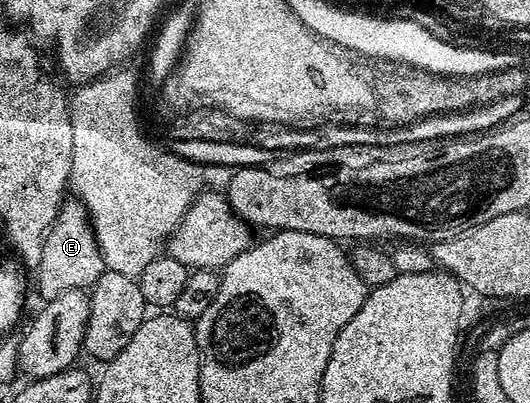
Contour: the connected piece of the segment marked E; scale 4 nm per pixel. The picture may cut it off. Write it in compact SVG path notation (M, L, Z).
M79 199L71 200L65 200L61 204L52 226L49 227L44 237L40 267L34 273L38 279L40 297L44 301L58 299L58 295L66 295L66 291L87 290L106 272L102 251L96 242L86 207Z

